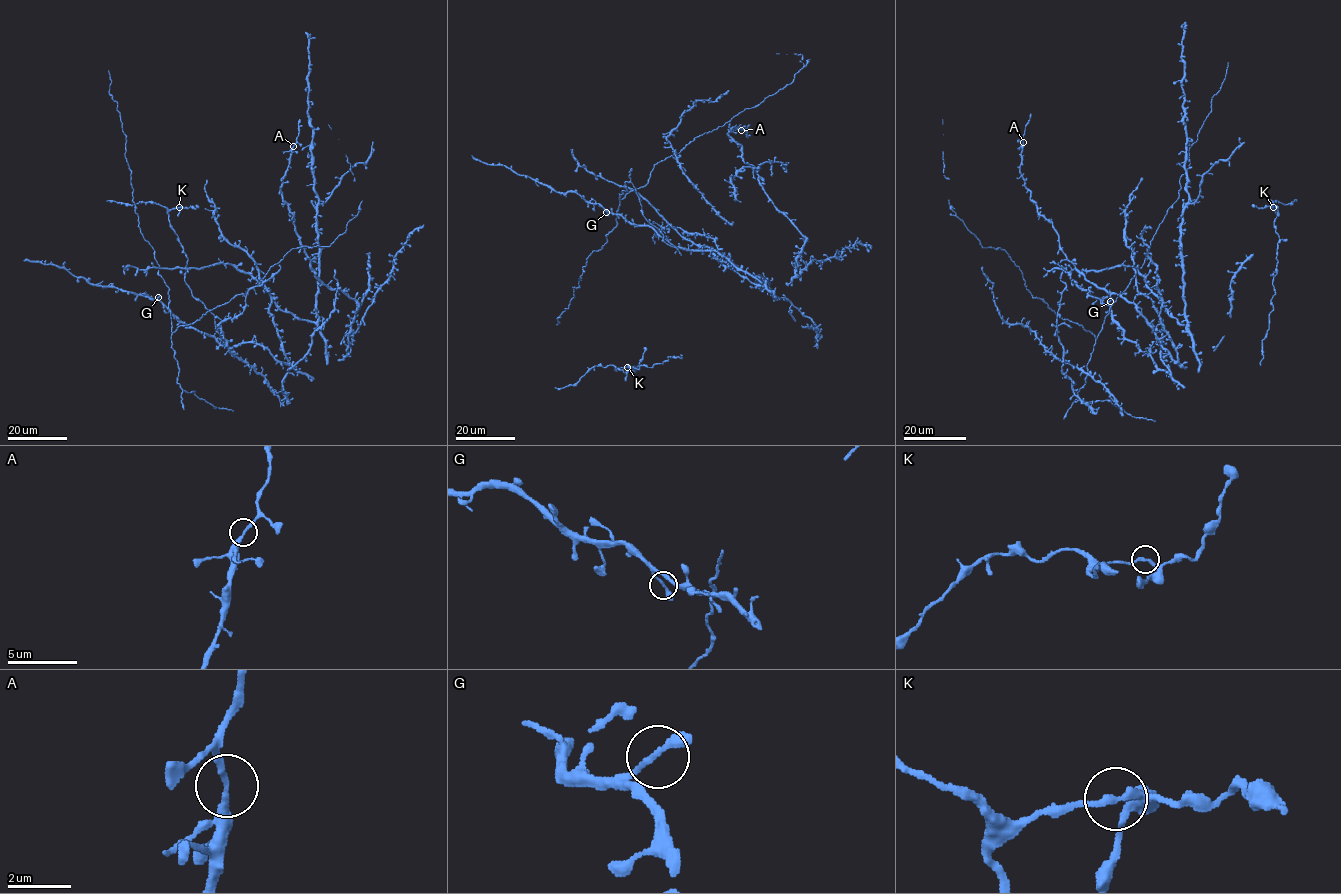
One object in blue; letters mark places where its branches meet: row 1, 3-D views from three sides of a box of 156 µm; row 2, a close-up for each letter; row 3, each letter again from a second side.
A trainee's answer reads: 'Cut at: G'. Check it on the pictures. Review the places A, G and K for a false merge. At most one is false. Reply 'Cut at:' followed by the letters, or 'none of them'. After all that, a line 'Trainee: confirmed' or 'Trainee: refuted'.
Cut at: none of them
Trainee: refuted

